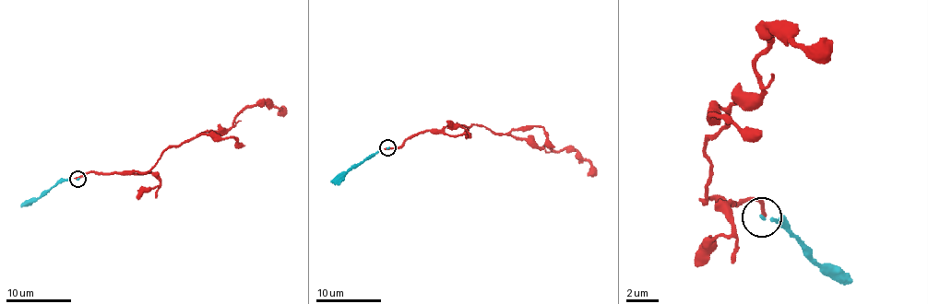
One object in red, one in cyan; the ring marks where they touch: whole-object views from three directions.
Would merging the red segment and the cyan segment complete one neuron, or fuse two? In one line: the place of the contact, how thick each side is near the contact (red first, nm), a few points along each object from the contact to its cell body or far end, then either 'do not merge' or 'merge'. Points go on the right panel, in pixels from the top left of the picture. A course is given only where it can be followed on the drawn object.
place (761, 216); calibres 280 and 130 nm; course red (765, 217), (760, 202), (704, 202), (704, 146), (736, 101), (760, 93), (756, 61), (768, 29), (833, 53); course cyan (760, 217), (777, 222), (845, 286); do not merge

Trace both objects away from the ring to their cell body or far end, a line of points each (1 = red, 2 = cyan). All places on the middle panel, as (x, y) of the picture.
1: (386, 149), (449, 124), (477, 124), (531, 139), (540, 147), (576, 150), (590, 164), (593, 177)
2: (386, 147), (371, 154), (331, 181)

